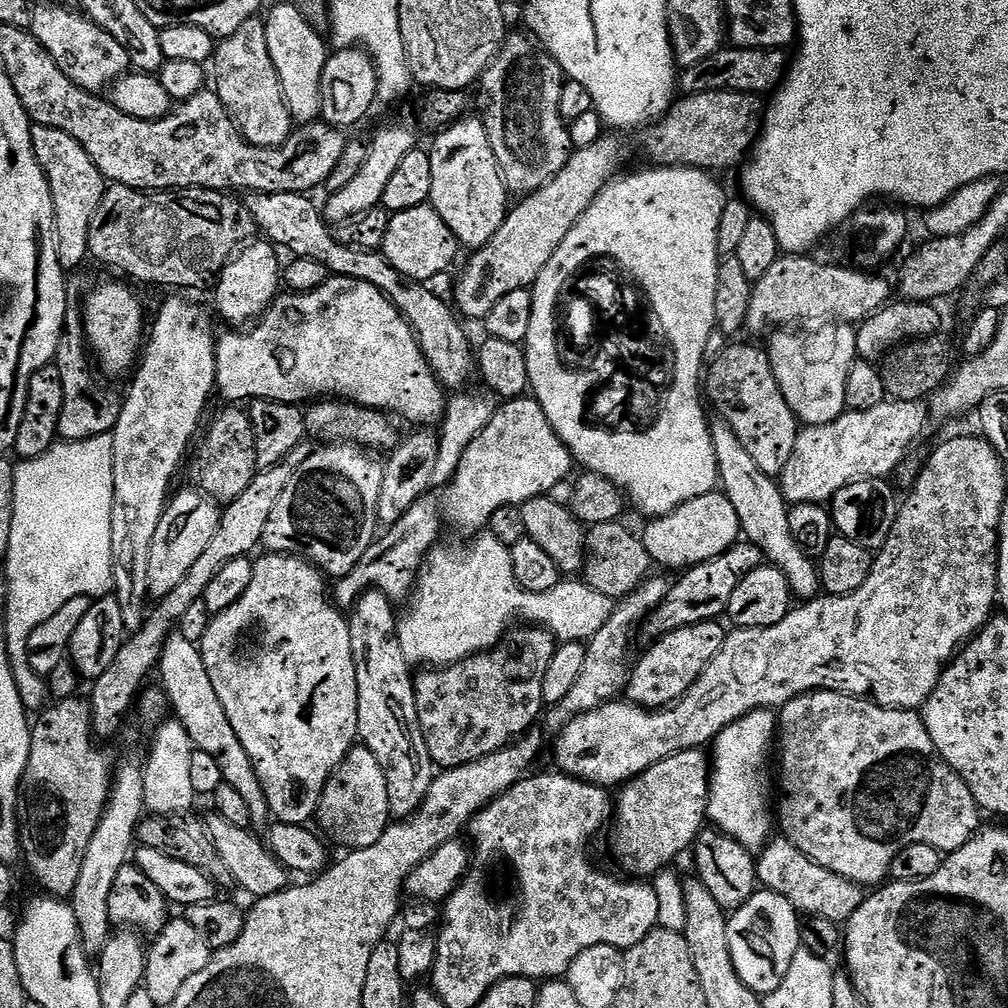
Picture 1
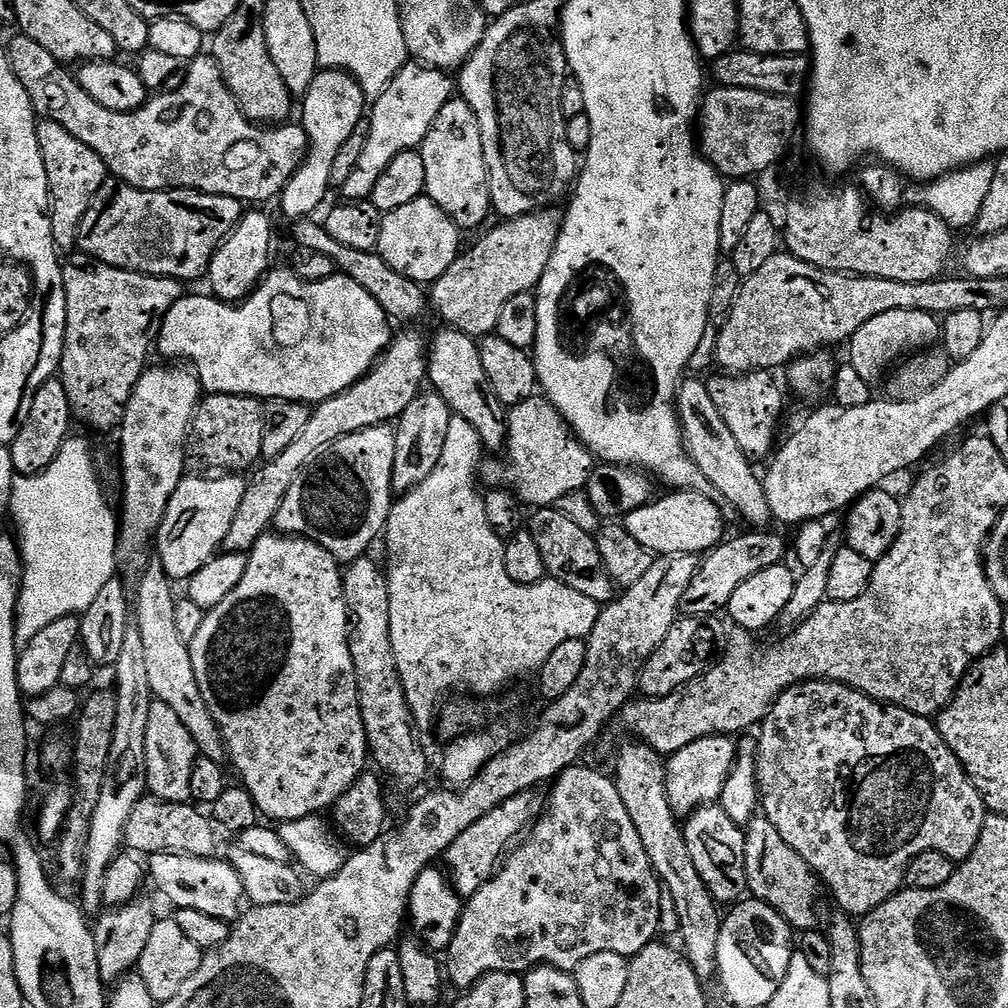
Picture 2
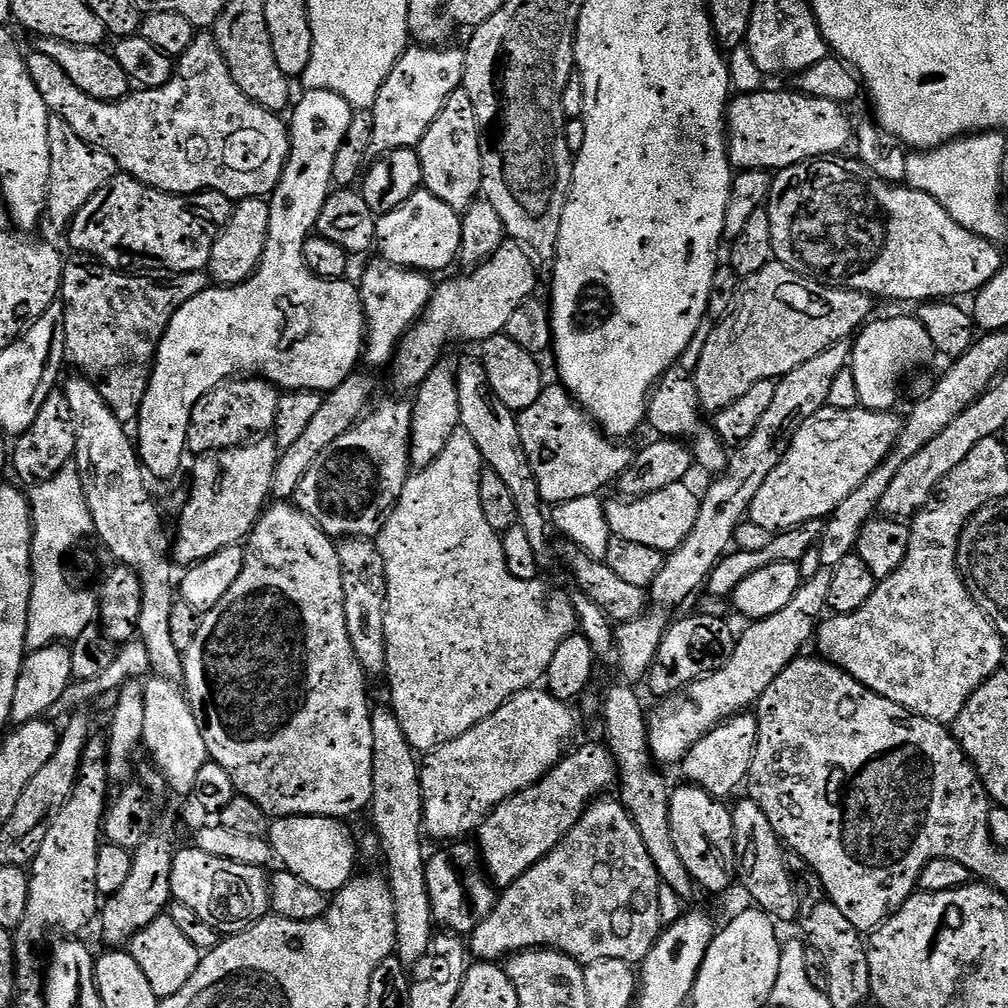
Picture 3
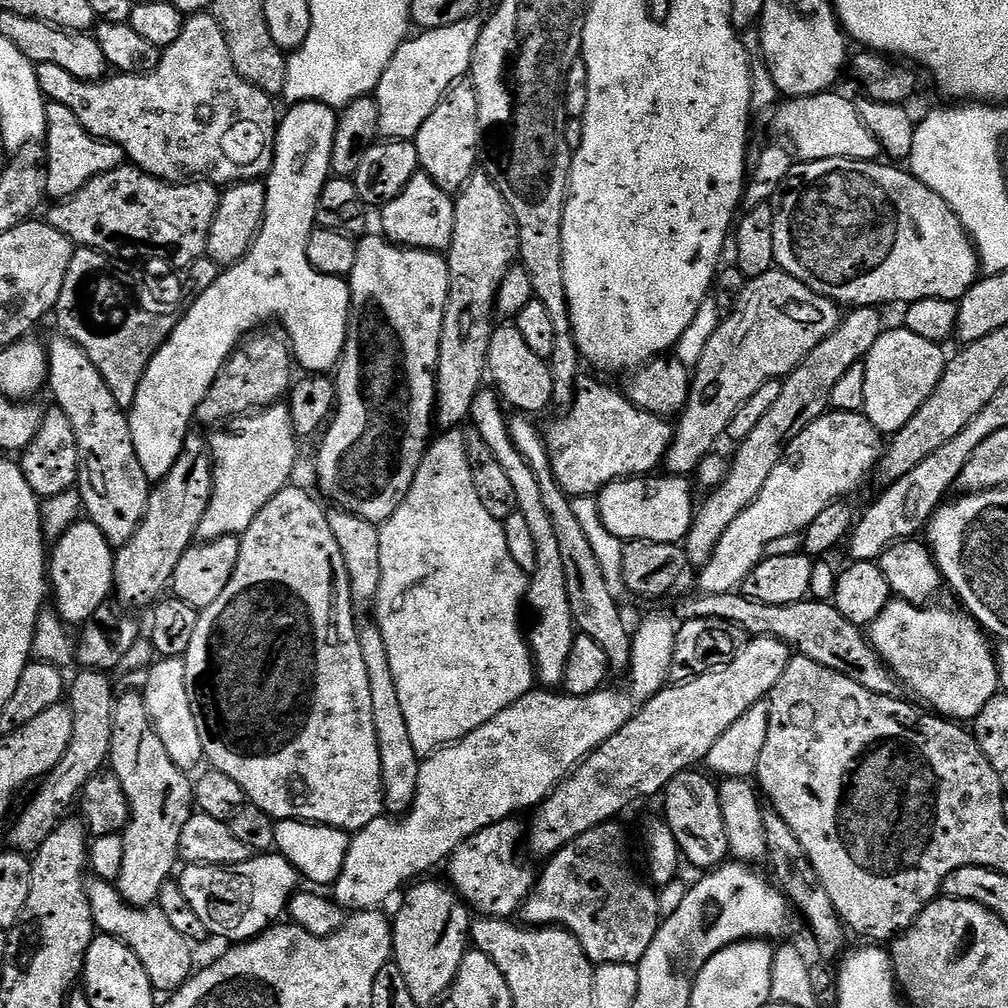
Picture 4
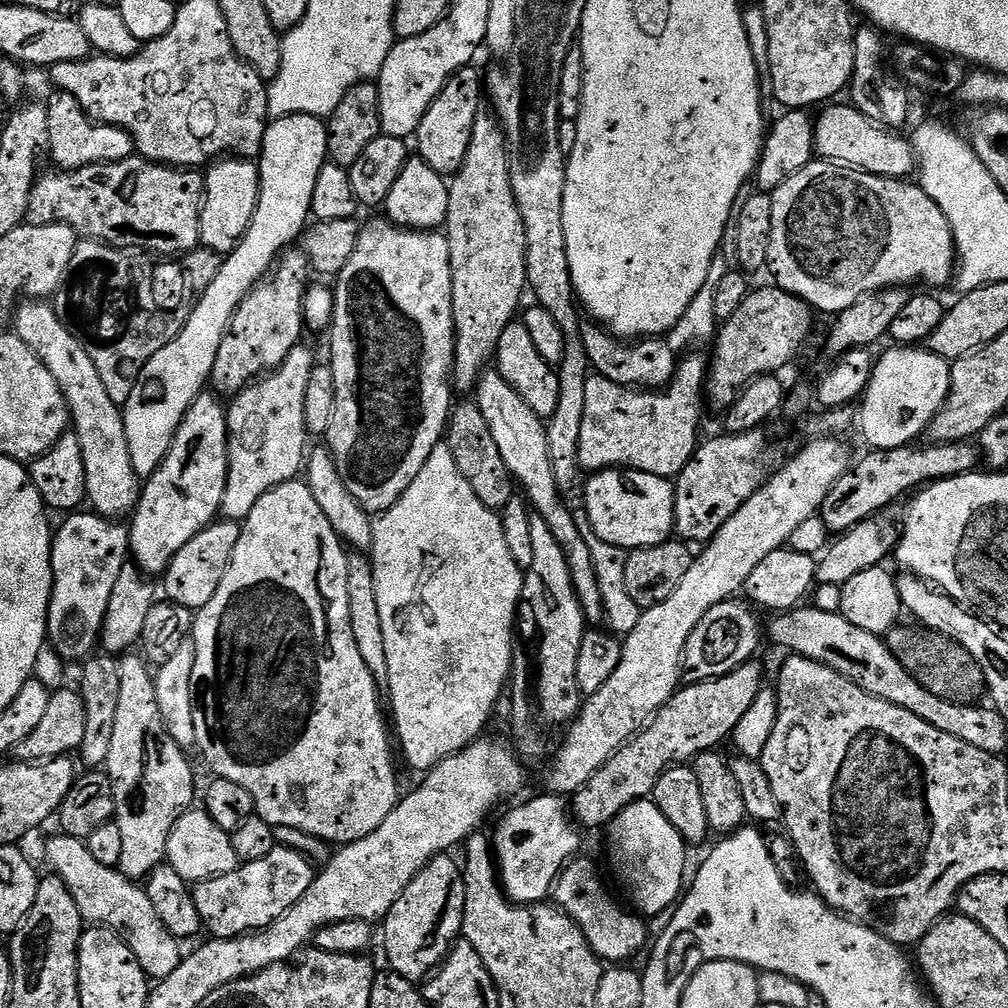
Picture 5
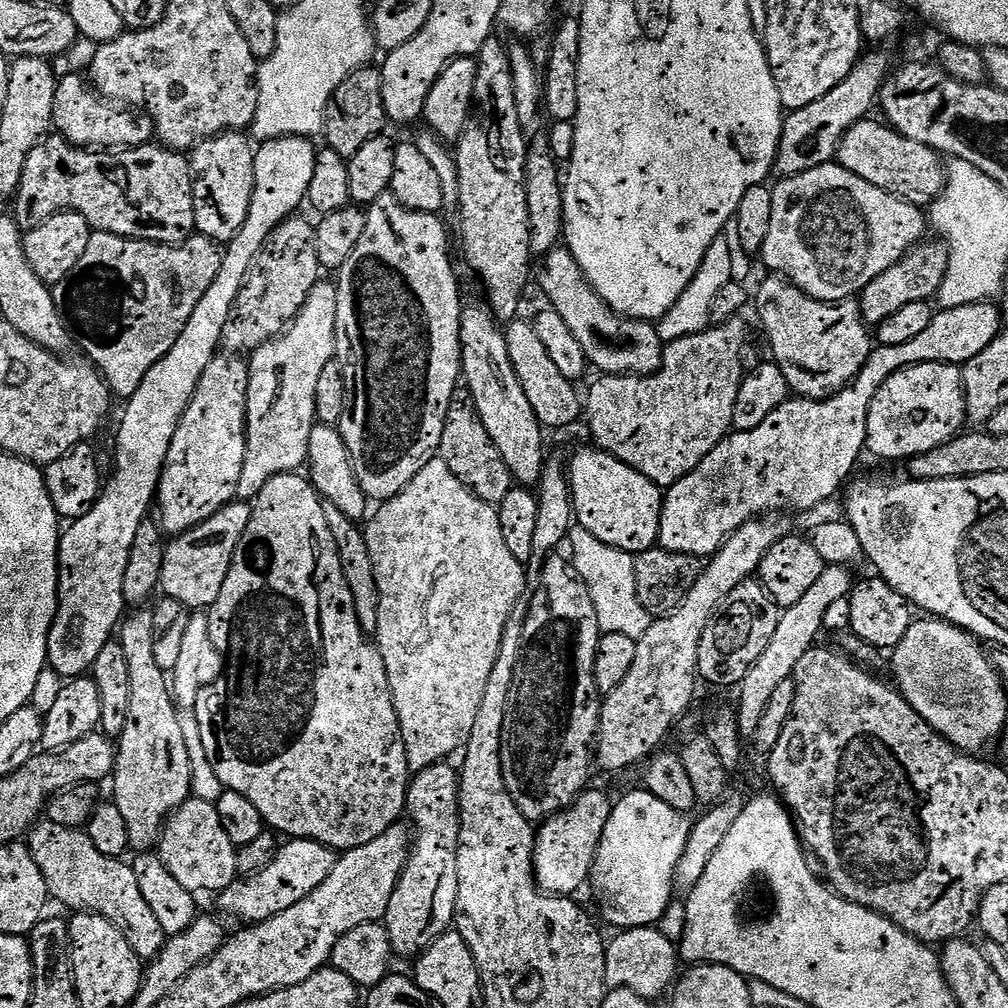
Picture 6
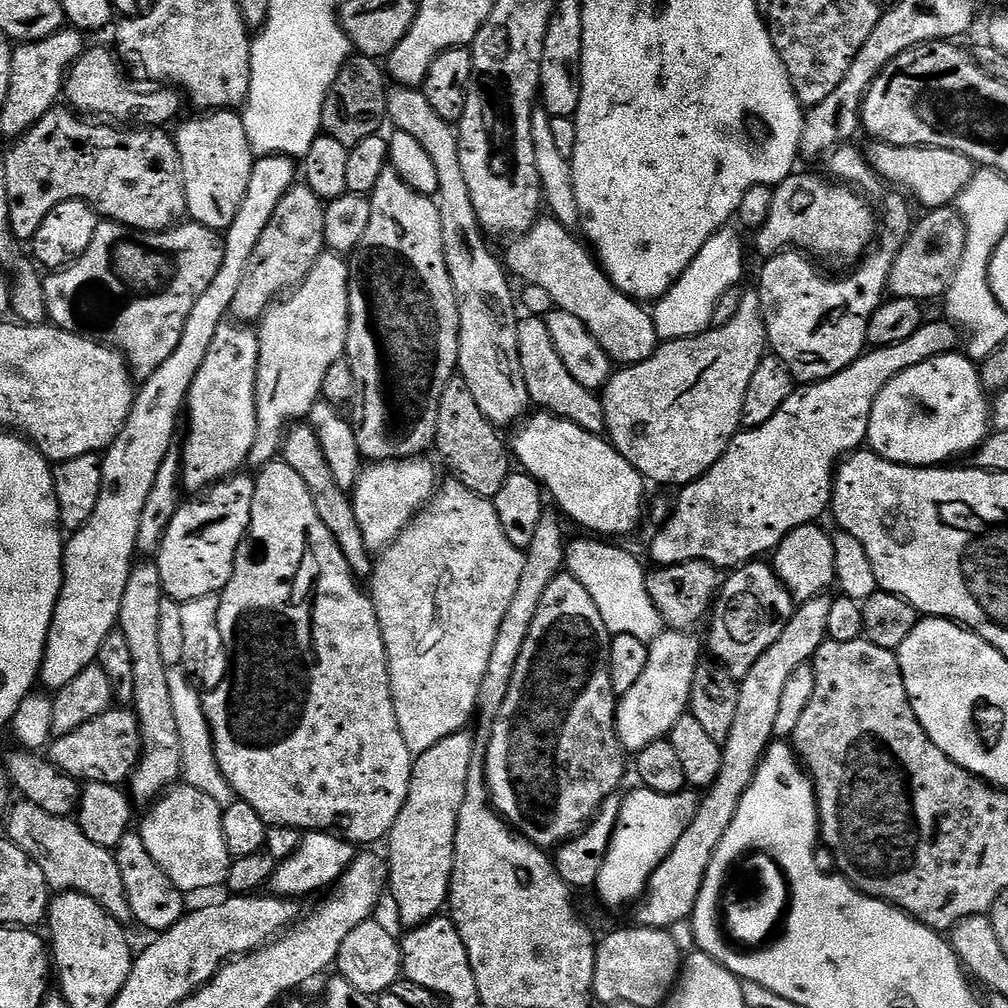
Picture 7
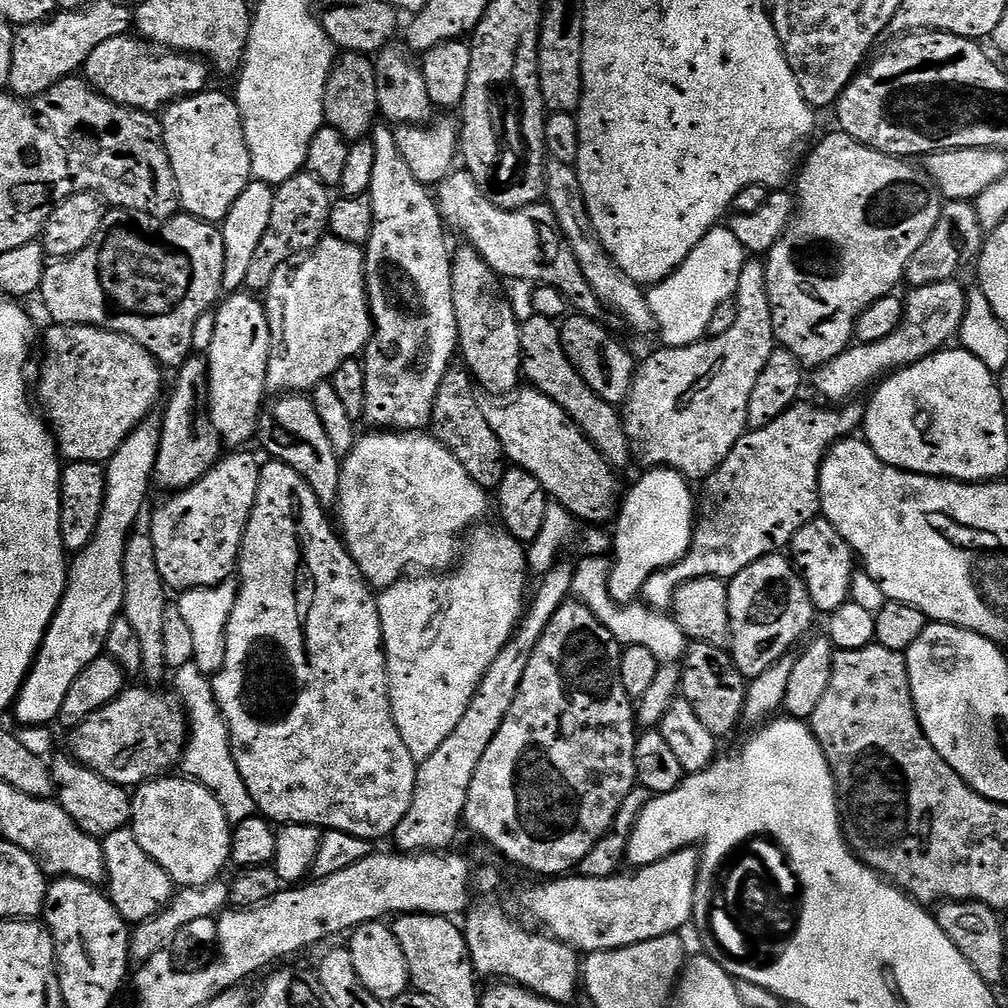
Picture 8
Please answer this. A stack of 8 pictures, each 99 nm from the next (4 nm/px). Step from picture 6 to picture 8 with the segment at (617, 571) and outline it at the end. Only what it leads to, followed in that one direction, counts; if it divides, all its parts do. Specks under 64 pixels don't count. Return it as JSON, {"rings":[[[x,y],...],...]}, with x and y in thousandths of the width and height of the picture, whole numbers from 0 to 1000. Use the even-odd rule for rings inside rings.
{"rings":[[[580,551],[576,555],[568,563],[567,588],[576,598],[582,600],[593,615],[605,625],[610,635],[618,642],[641,641],[655,658],[676,656],[683,644],[683,634],[677,629],[676,622],[673,621],[671,615],[666,610],[641,599],[628,597],[622,600],[613,600],[603,585],[603,568],[606,566],[606,557],[598,552]]]}

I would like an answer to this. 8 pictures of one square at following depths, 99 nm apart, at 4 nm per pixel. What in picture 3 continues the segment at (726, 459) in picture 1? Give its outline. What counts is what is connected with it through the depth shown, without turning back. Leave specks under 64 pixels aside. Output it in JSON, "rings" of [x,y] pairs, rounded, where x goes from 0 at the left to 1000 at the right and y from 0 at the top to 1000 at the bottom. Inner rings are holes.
{"rings":[[[668,363],[651,378],[643,394],[642,420],[647,420],[650,432],[655,435],[674,435],[685,438],[689,459],[705,470],[714,470],[722,462],[723,449],[713,430],[705,420],[698,421],[699,414],[694,404],[694,392],[690,386],[690,374],[678,363]]]}

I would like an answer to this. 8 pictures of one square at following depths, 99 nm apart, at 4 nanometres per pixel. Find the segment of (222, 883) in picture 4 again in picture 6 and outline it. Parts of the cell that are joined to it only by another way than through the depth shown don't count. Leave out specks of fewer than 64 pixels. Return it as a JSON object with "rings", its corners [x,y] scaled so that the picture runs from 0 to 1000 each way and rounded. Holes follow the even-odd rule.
{"rings":[[[290,831],[282,836],[275,840],[272,855],[268,855],[264,863],[251,869],[235,871],[231,877],[224,879],[224,883],[216,886],[218,901],[224,908],[242,913],[238,915],[267,913],[280,907],[280,903],[288,903],[292,895],[300,895],[304,887],[312,887],[312,883],[315,883],[315,879],[327,871],[327,863],[331,863],[335,852],[330,842],[311,833]]]}

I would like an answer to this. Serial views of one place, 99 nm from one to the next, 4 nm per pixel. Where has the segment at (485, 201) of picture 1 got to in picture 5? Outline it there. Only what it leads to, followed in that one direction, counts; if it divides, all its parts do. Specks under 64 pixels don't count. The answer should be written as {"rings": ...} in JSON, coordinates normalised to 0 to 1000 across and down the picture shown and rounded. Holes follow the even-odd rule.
{"rings":[[[472,65],[455,67],[442,81],[442,85],[431,97],[431,101],[423,109],[413,126],[411,138],[416,158],[422,159],[435,173],[441,177],[452,174],[452,170],[460,163],[462,153],[466,149],[466,137],[472,124],[472,116],[477,114],[476,94],[481,94],[482,79]]]}

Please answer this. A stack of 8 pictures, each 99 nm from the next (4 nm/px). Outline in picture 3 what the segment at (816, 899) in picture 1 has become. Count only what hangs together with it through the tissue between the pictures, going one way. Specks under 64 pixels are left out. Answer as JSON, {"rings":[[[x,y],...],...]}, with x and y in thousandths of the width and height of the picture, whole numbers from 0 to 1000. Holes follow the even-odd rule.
{"rings":[[[739,792],[726,802],[726,814],[730,824],[730,848],[732,850],[732,873],[742,884],[745,896],[755,905],[761,905],[771,914],[789,914],[794,908],[794,896],[790,890],[788,865],[778,854],[779,838],[764,819],[764,812],[751,794]]]}

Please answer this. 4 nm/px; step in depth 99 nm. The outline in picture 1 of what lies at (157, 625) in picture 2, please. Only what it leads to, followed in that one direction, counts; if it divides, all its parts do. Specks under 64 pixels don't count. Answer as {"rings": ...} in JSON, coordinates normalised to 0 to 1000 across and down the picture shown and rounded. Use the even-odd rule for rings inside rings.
{"rings":[[[177,629],[168,631],[159,650],[158,671],[158,682],[167,691],[174,713],[178,714],[185,728],[188,728],[191,743],[208,748],[208,752],[216,755],[222,777],[232,780],[232,784],[236,784],[236,788],[240,788],[240,792],[244,795],[251,818],[257,819],[262,816],[265,818],[268,807],[264,788],[260,784],[260,776],[256,776],[252,756],[248,756],[244,740],[236,736],[236,728],[232,728],[232,720],[228,720],[228,712],[224,712],[224,704],[220,704],[220,696],[216,696],[216,688],[212,686],[212,679],[208,677],[208,669],[204,669],[204,661],[200,657],[197,642],[185,637],[185,633]]]}

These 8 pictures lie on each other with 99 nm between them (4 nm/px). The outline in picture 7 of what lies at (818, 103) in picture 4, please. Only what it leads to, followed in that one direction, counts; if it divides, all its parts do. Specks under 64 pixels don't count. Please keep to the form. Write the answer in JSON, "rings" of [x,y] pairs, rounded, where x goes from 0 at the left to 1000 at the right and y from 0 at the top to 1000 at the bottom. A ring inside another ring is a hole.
{"rings":[[[872,141],[862,144],[859,154],[865,170],[876,182],[878,179],[879,182],[885,183],[881,185],[900,192],[910,203],[913,201],[914,207],[924,208],[947,203],[954,188],[958,188],[958,185],[964,179],[966,164],[958,153],[950,153],[938,147],[908,147]]]}

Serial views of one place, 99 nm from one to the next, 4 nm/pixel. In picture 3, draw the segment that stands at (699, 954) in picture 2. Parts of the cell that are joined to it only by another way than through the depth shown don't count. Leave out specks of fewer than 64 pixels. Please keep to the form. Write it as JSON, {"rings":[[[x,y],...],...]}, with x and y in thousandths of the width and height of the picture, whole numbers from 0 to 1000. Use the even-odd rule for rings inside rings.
{"rings":[[[623,677],[611,679],[603,687],[603,695],[599,698],[599,722],[603,725],[601,741],[611,753],[611,769],[613,771],[613,793],[622,802],[627,813],[633,819],[633,827],[637,827],[637,835],[641,835],[641,843],[645,843],[645,851],[649,851],[649,859],[653,863],[657,877],[665,879],[676,891],[683,891],[688,882],[688,874],[685,863],[681,861],[681,855],[677,853],[677,847],[673,845],[673,839],[669,835],[669,827],[666,819],[665,796],[667,786],[663,778],[659,775],[659,770],[654,766],[647,753],[647,743],[643,740],[643,710],[639,706],[639,698],[635,695],[635,690],[630,687],[628,680]]]}

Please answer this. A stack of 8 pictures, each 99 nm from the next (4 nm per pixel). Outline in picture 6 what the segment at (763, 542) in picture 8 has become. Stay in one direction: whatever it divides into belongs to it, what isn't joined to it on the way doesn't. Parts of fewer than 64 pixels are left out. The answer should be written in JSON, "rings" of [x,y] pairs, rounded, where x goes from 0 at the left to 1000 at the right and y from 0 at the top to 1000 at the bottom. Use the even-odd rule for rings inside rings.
{"rings":[[[975,298],[969,302],[946,304],[945,306],[933,306],[932,309],[926,313],[923,323],[919,323],[918,329],[909,332],[904,339],[899,339],[896,343],[866,344],[863,355],[859,355],[859,363],[855,363],[853,370],[835,387],[831,387],[825,393],[821,393],[817,397],[783,395],[779,401],[772,403],[772,407],[768,407],[768,411],[764,411],[764,415],[760,415],[760,419],[756,419],[756,423],[748,423],[748,427],[744,427],[743,429],[727,428],[725,431],[719,433],[716,438],[712,438],[712,442],[708,442],[708,446],[704,446],[704,450],[700,450],[700,454],[696,454],[696,458],[692,458],[692,462],[688,462],[688,466],[685,466],[685,470],[681,470],[681,474],[669,478],[667,483],[662,485],[659,501],[657,502],[657,514],[655,515],[654,543],[665,546],[666,548],[681,550],[682,552],[705,554],[740,518],[757,513],[762,509],[773,509],[773,504],[787,504],[790,508],[802,508],[805,504],[810,504],[813,500],[819,499],[837,479],[836,484],[842,479],[843,473],[841,474],[841,471],[848,466],[849,459],[853,456],[853,451],[858,451],[861,438],[863,403],[867,399],[867,391],[871,391],[871,387],[875,387],[875,379],[879,379],[879,375],[883,375],[888,369],[893,369],[895,366],[902,365],[908,361],[946,361],[955,363],[960,357],[966,355],[966,351],[974,351],[974,347],[978,347],[978,343],[982,343],[982,339],[986,339],[986,335],[992,331],[994,318],[992,318],[992,310],[987,306],[988,304],[987,301]]]}

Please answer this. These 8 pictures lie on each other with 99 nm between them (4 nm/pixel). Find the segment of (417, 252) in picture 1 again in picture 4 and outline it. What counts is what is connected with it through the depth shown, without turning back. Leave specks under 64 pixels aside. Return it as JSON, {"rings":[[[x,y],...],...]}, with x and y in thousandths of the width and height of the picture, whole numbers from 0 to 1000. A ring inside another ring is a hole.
{"rings":[[[420,169],[411,173],[407,181],[385,202],[376,207],[380,233],[399,246],[421,246],[424,250],[443,251],[450,236],[450,208],[452,199],[439,190]]]}

